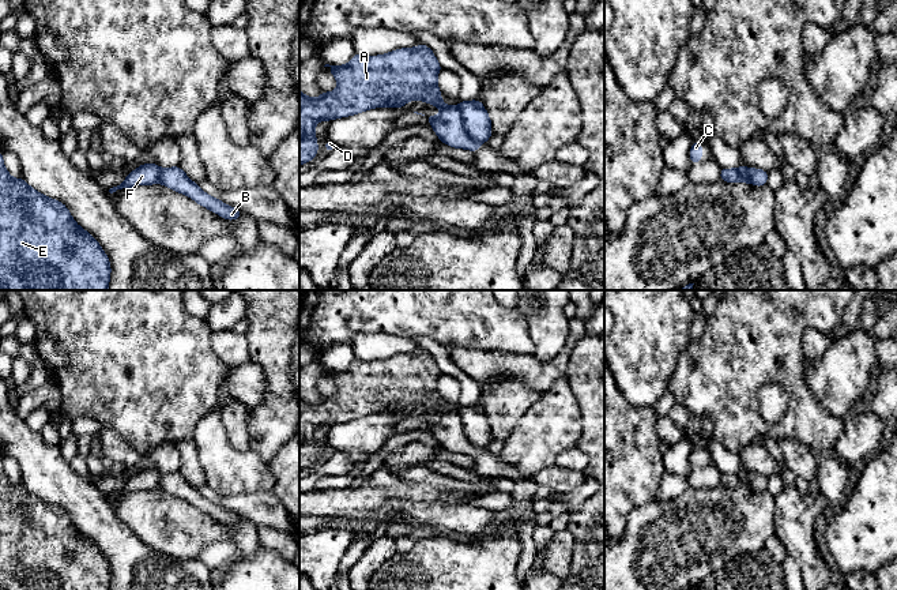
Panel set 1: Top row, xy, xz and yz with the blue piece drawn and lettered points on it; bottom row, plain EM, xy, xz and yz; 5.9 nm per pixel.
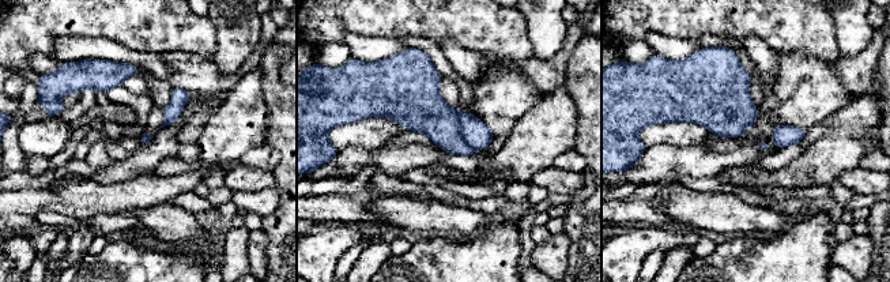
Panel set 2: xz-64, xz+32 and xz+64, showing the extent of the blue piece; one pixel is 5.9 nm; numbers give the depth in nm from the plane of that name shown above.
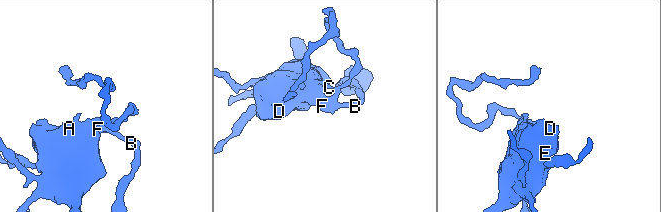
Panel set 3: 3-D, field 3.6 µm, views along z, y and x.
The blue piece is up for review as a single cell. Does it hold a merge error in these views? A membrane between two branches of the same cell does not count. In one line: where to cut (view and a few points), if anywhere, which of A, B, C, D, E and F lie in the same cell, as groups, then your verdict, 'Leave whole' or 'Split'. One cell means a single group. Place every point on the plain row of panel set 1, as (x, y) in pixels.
Split along xz (458, 412), (463, 433), (479, 448). Groups: A C D E F / B. Split

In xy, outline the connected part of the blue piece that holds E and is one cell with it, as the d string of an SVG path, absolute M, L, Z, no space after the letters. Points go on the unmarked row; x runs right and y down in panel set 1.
M0 456L0 590L109 590L110 567L99 548L72 523L67 511L12 484Z

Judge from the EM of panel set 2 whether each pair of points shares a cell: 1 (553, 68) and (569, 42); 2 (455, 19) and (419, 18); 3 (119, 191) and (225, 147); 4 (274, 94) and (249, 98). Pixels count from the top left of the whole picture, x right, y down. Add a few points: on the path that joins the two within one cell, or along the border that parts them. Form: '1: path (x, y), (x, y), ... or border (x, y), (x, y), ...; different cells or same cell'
1: path (558, 61), (566, 49); same cell
2: path (447, 18), (427, 18); same cell
3: border (203, 164), (221, 166), (225, 170); different cells
4: border (259, 67), (270, 127); different cells

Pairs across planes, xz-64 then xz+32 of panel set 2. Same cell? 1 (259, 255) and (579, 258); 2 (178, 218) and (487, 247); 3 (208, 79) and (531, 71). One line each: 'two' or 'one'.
1: two
2: two
3: one

